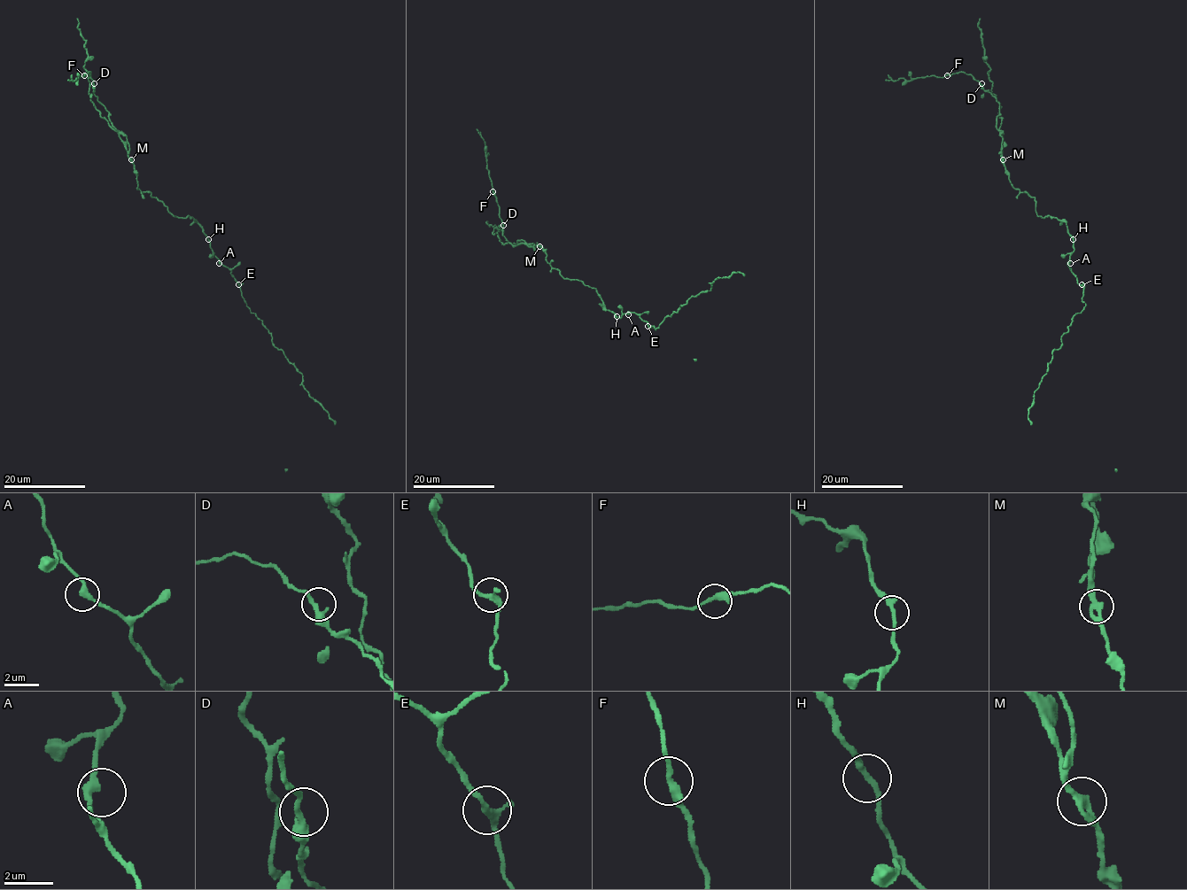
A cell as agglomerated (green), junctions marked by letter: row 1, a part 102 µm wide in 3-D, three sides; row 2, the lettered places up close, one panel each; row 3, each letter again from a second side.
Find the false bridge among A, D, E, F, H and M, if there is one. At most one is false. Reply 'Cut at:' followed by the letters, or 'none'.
Cut at: M

